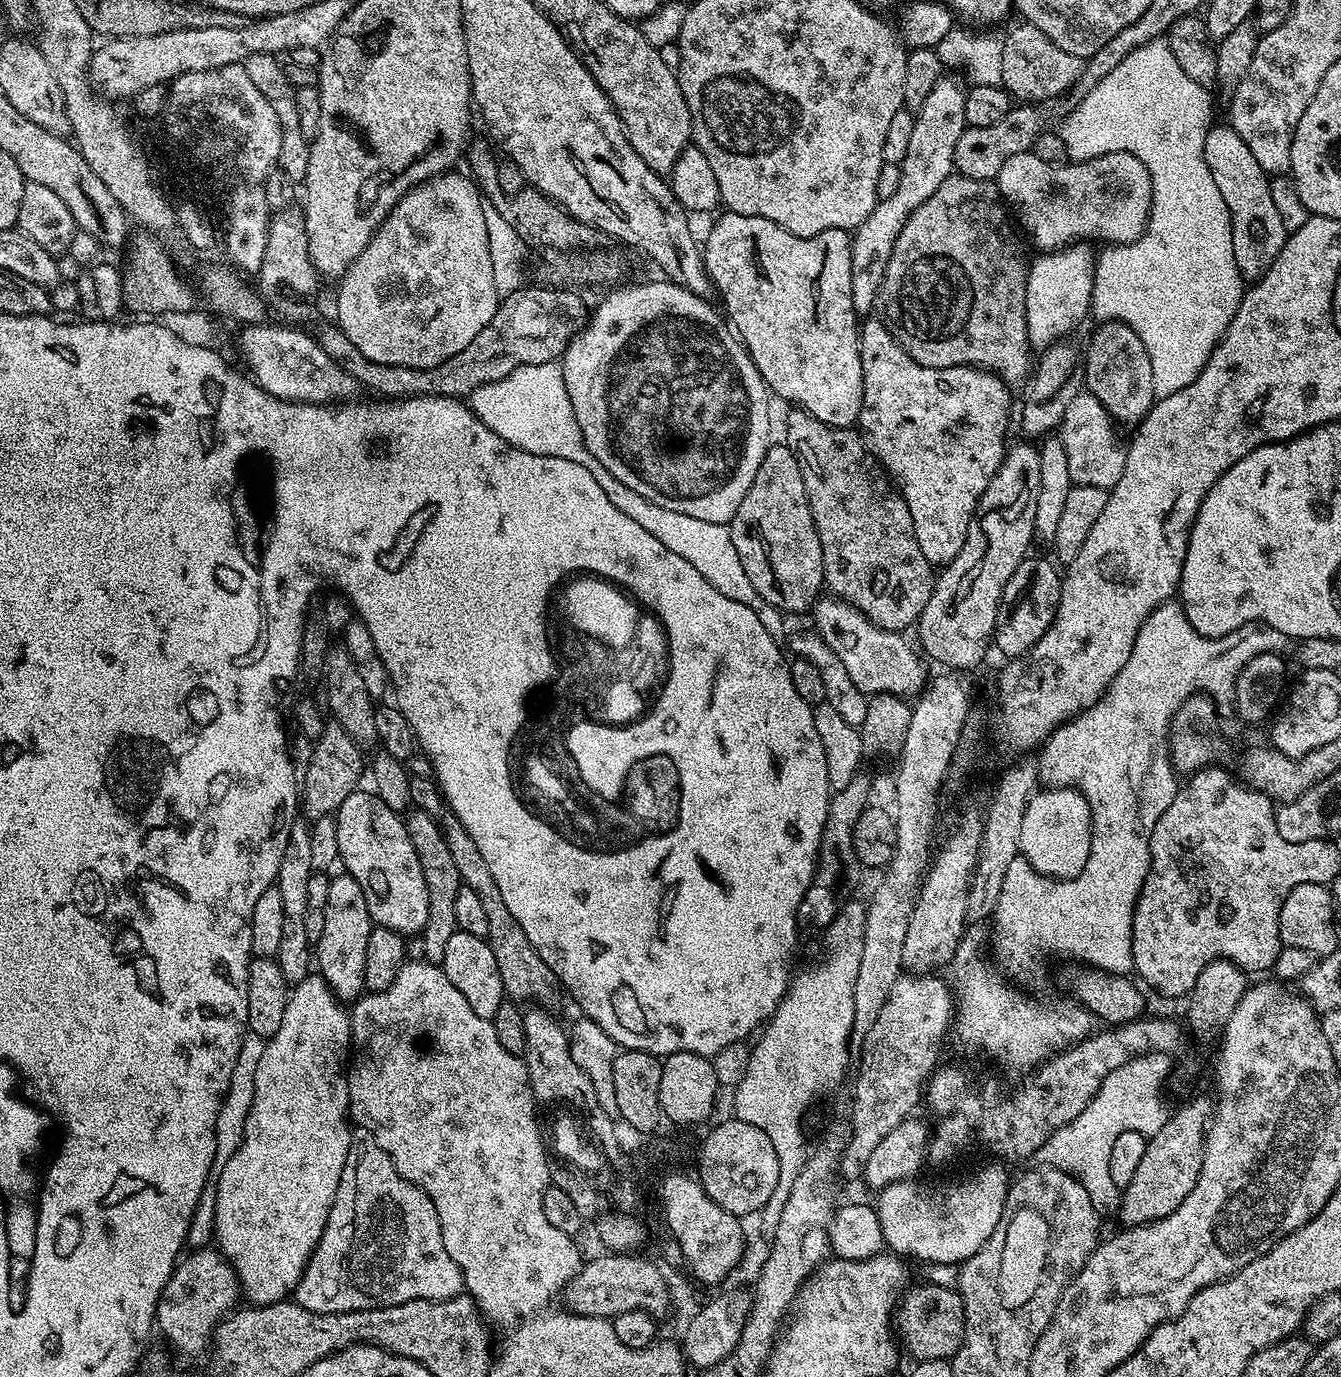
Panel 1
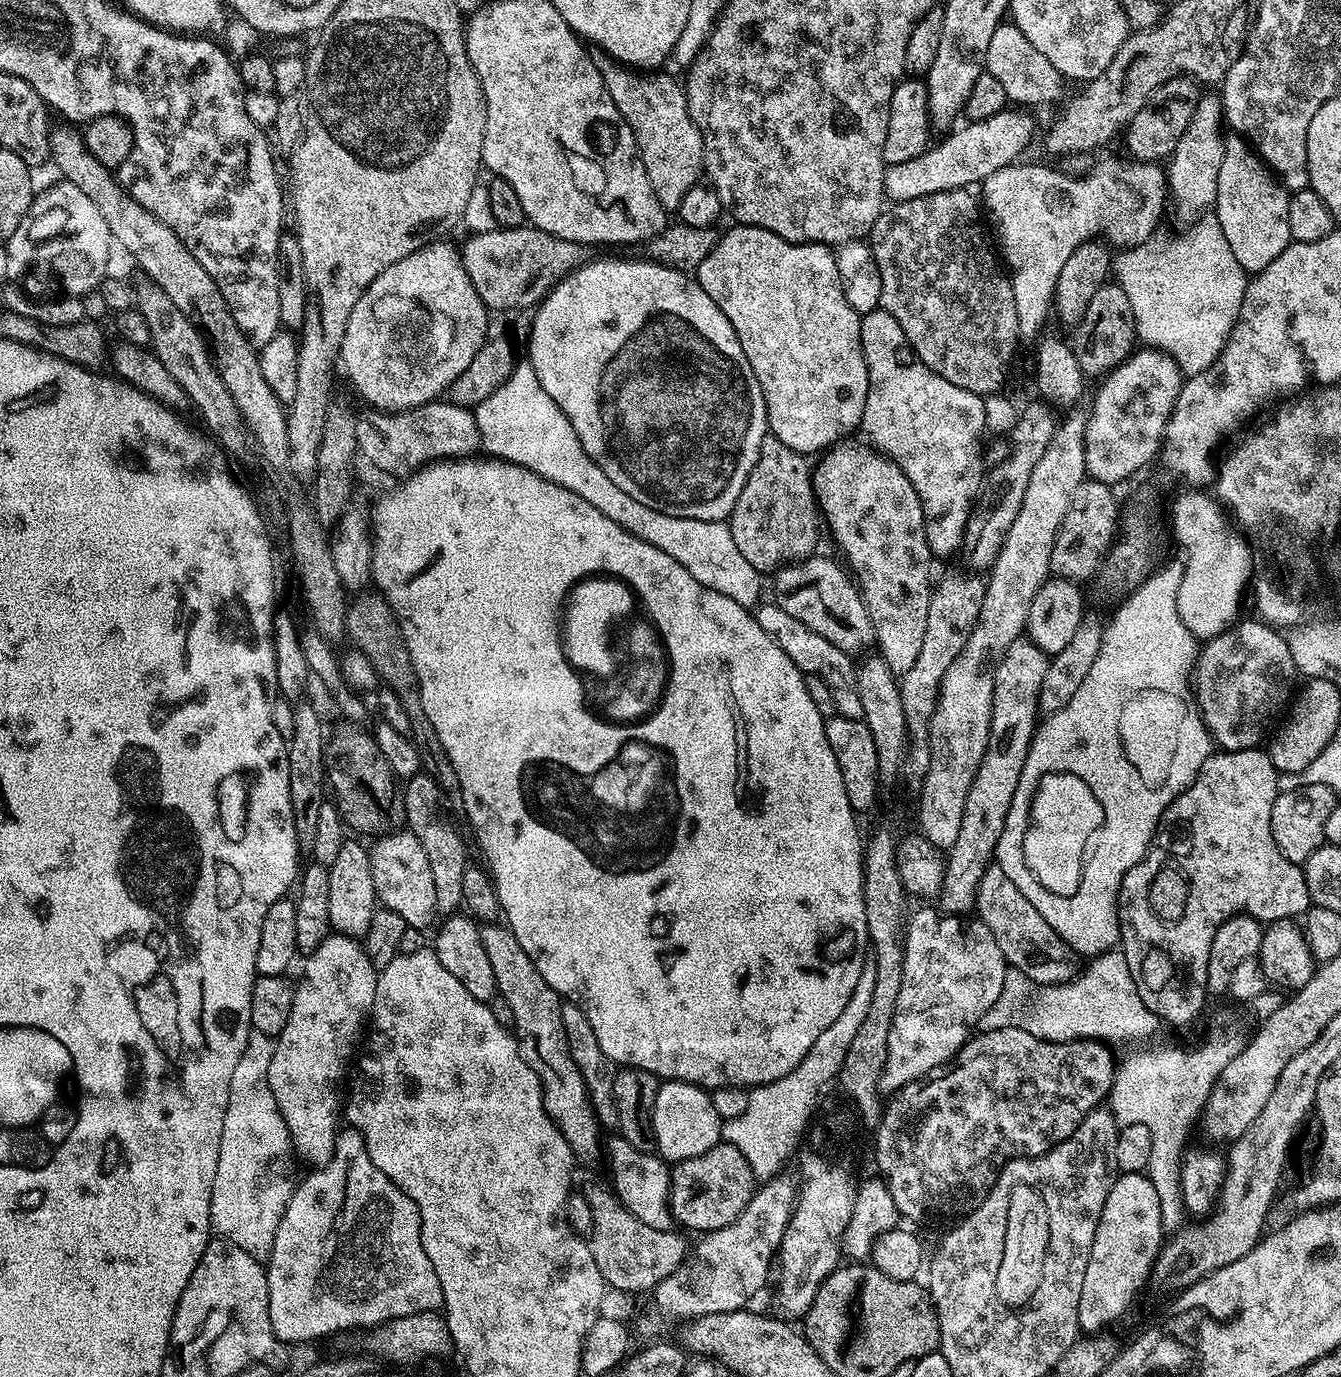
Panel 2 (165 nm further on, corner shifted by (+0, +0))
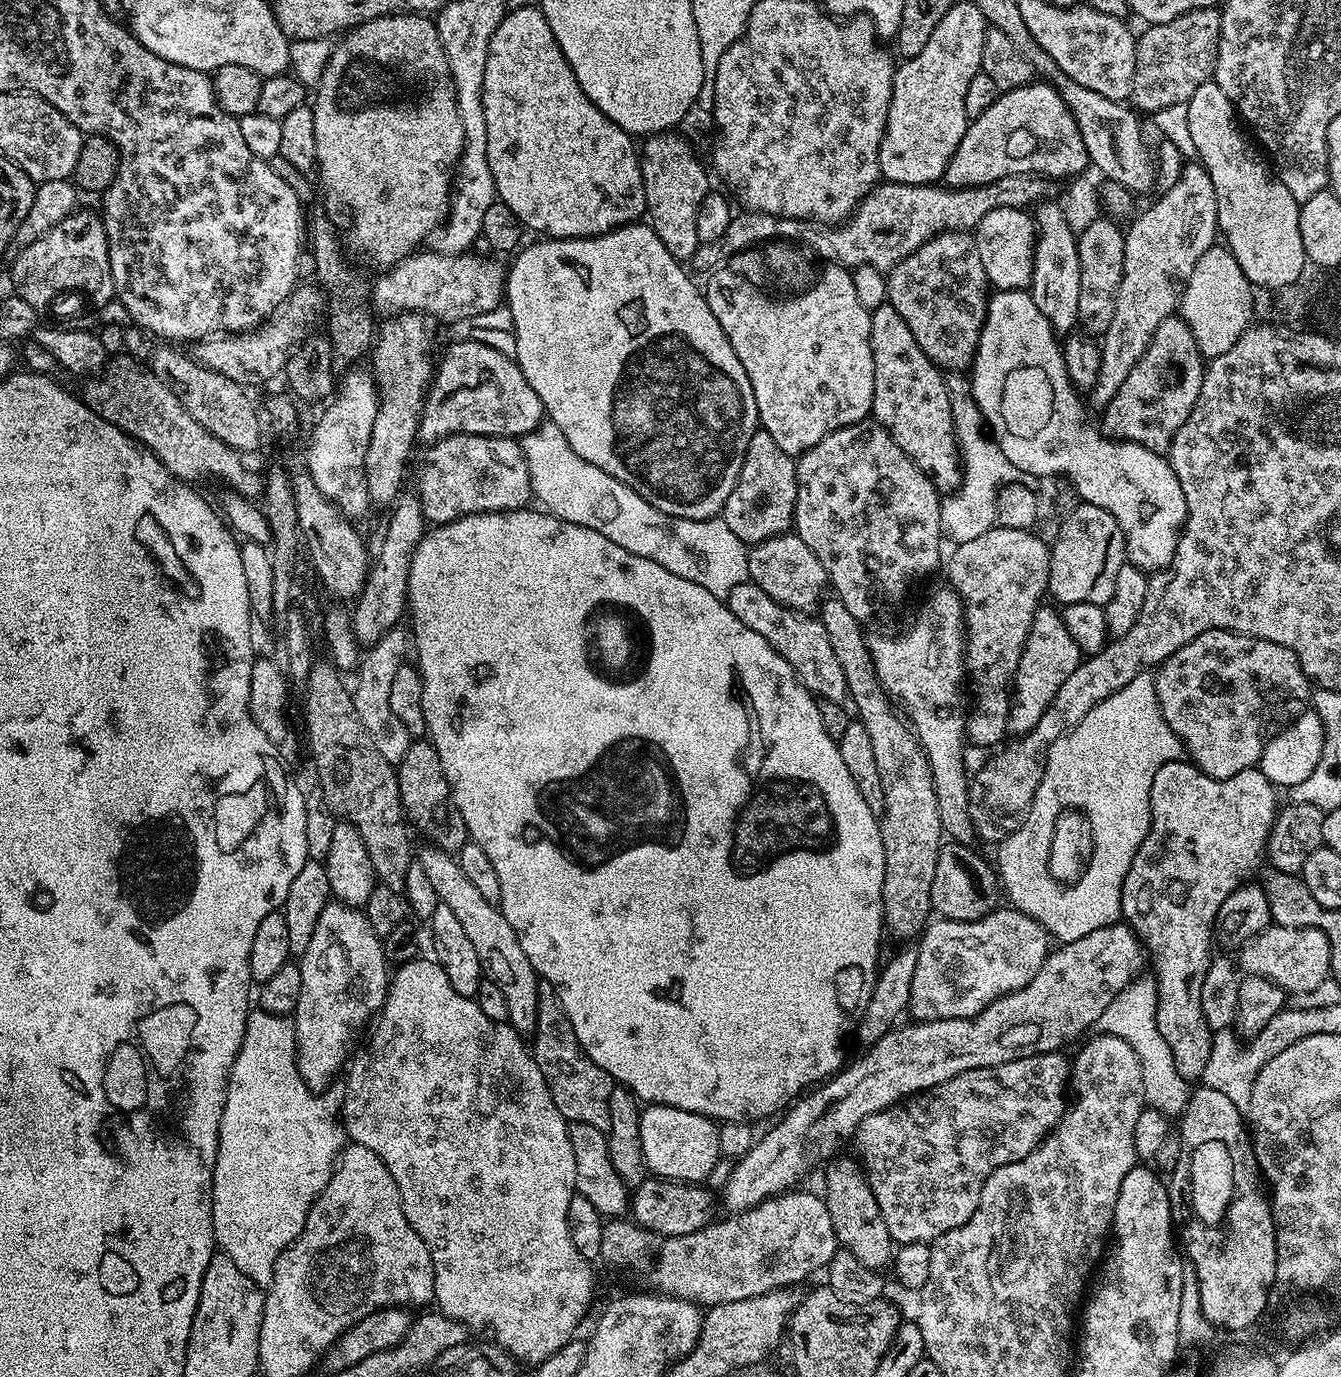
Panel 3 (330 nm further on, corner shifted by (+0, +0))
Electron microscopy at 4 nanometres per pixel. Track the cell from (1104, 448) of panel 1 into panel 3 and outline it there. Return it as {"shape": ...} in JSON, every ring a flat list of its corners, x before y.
{"shape":[[1179,314,1167,316,1158,326,1158,330,1154,330,1154,338,1150,342,1146,354,1142,354,1142,358,1138,358,1138,366,1134,366,1134,370,1130,370,1126,382,1122,382,1122,386,1118,386,1118,394,1114,394,1114,398,1107,408,1103,409,1103,431,1113,440,1129,440,1135,444,1144,444,1151,452,1167,453,1172,446,1174,434,1178,434,1182,422,1186,422,1190,410,1194,410,1194,402,1198,402,1205,367,1205,357,1200,355,1198,346,1194,342,1194,334,1190,334,1190,326,1185,322,1183,316]]}

